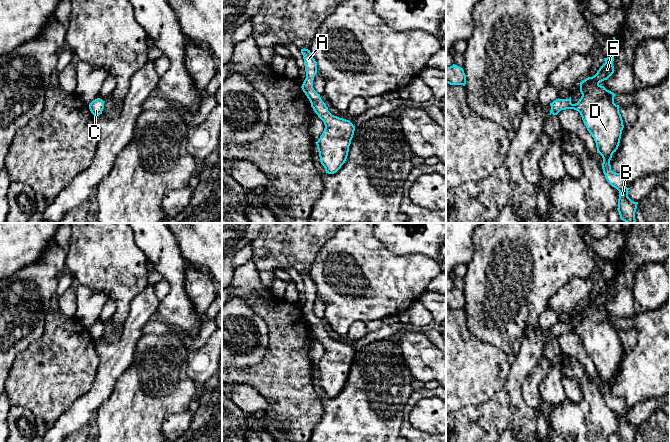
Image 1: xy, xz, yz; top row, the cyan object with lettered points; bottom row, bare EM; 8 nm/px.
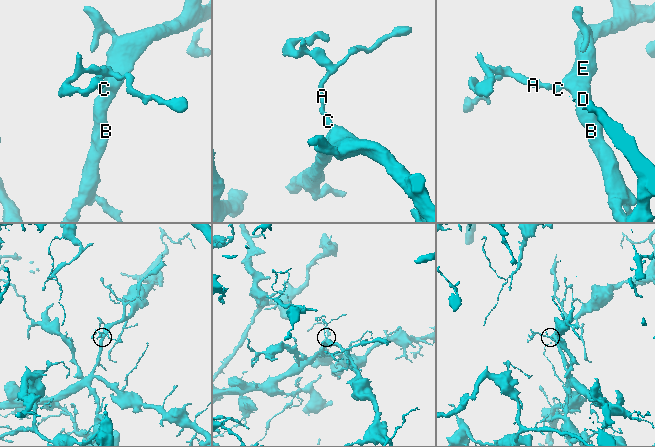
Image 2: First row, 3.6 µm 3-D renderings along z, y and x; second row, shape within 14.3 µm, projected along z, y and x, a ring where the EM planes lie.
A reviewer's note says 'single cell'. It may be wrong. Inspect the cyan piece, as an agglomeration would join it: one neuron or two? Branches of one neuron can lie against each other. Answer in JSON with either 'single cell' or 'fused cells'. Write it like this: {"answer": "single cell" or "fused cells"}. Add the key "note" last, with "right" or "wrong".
{"answer": "single cell", "note": "right"}

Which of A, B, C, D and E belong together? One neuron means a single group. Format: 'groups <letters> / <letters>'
groups A B C D E

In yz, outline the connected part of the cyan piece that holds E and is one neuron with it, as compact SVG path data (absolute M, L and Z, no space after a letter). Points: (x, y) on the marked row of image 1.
M614 55L604 58L605 63L597 73L580 82L582 94L575 104L569 99L556 99L550 103L550 115L557 115L561 110L574 109L578 111L582 120L594 138L597 153L603 158L602 169L608 183L619 191L618 212L620 219L626 223L635 223L635 212L638 202L628 197L625 175L611 170L610 160L618 149L623 120L619 112L619 105L614 103L613 92L599 83L607 80L614 73Z

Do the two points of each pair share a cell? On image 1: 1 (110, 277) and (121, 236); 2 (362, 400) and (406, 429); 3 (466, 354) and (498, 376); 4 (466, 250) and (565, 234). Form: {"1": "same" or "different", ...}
{"1": "same", "2": "different", "3": "same", "4": "different"}

